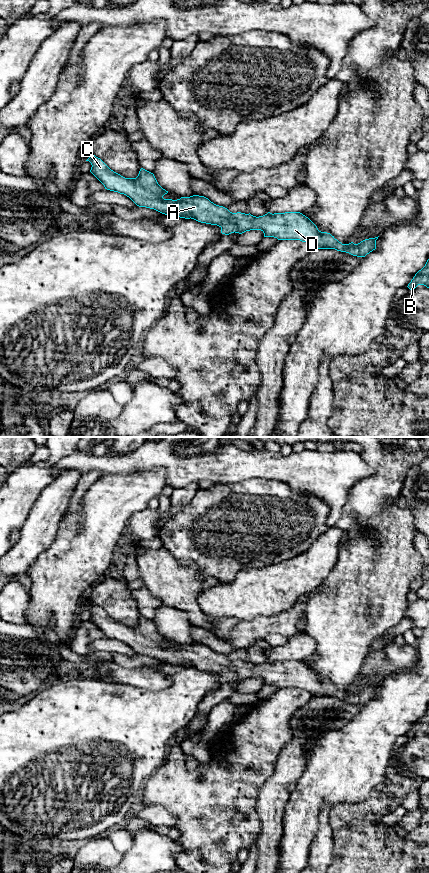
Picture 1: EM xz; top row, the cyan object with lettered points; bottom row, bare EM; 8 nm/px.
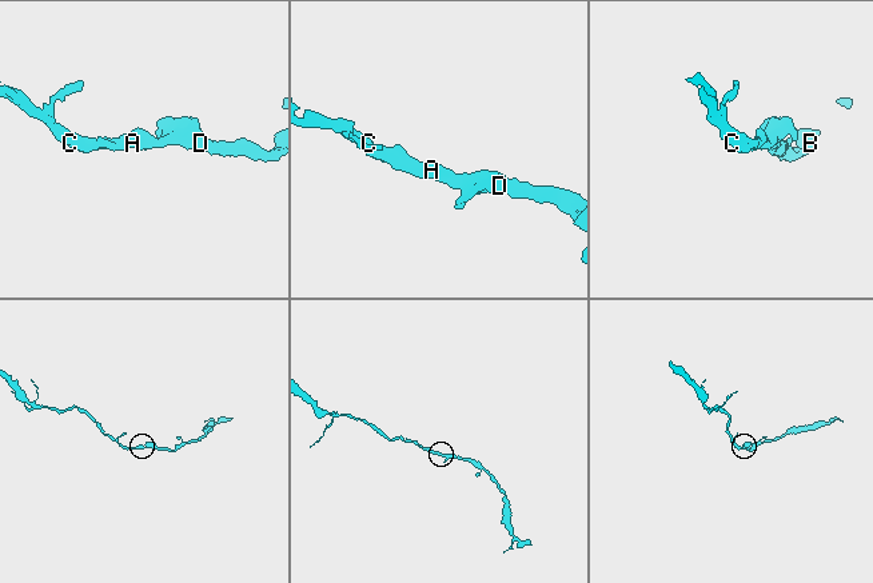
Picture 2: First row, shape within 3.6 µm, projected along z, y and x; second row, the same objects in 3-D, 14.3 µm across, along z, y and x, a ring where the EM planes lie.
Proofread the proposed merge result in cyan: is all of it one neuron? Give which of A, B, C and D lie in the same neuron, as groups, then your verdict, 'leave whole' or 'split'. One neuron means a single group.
A B C D; leave whole

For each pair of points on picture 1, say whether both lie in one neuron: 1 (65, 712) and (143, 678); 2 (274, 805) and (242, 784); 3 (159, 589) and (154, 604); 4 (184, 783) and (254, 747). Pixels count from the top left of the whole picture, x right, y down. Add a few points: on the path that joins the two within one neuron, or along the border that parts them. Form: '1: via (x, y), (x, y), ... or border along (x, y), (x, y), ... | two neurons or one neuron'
1: border along (105, 680), (111, 683), (128, 684), (151, 690) | two neurons
2: border along (272, 775), (258, 795), (258, 818) | two neurons
3: border along (144, 587), (163, 604) | two neurons
4: via (202, 783), (219, 783), (237, 765) | one neuron

